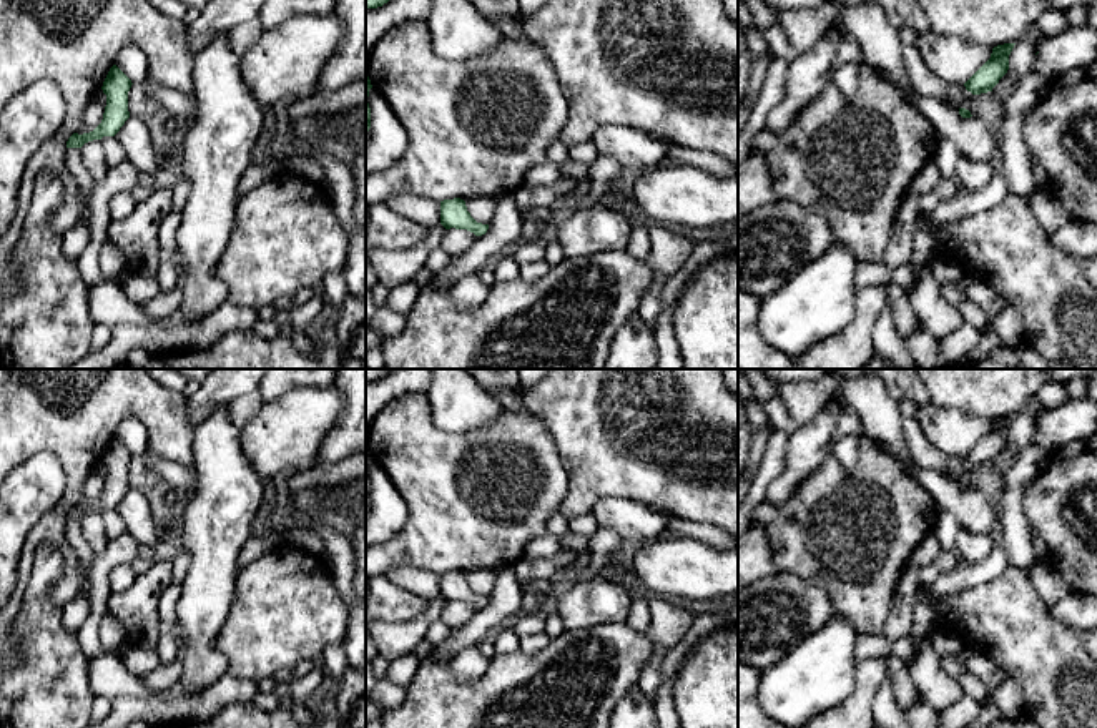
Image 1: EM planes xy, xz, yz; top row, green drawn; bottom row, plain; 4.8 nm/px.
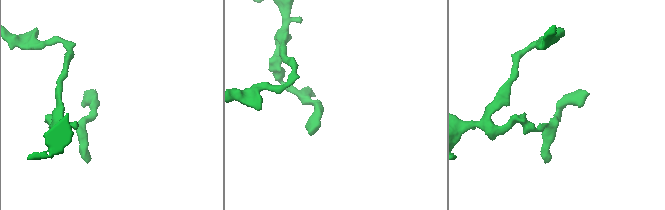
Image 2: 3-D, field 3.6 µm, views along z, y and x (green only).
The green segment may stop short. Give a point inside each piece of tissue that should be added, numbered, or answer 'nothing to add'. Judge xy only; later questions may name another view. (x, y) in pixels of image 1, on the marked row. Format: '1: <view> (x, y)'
nothing to add

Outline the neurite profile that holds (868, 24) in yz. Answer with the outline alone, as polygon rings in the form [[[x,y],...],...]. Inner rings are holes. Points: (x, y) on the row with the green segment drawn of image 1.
[[[874,3],[846,5],[838,18],[858,45],[864,61],[893,83],[908,100],[913,85],[904,61],[898,30],[889,23],[886,10]]]

